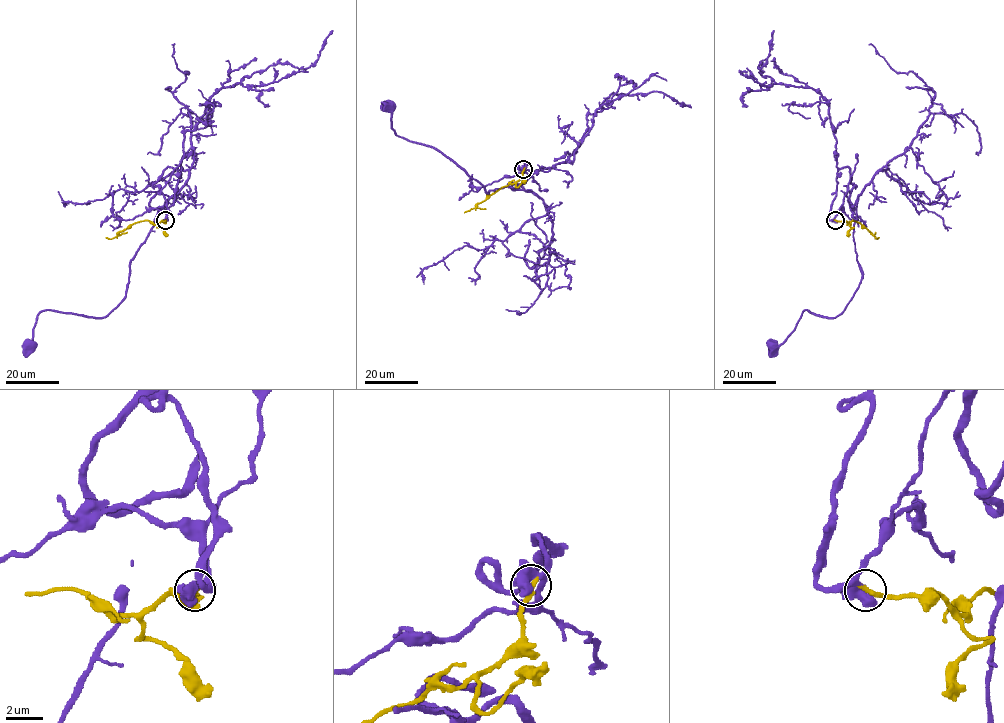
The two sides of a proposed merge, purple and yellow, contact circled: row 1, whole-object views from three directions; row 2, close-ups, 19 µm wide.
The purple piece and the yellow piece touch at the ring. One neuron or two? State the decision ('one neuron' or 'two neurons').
one neuron

